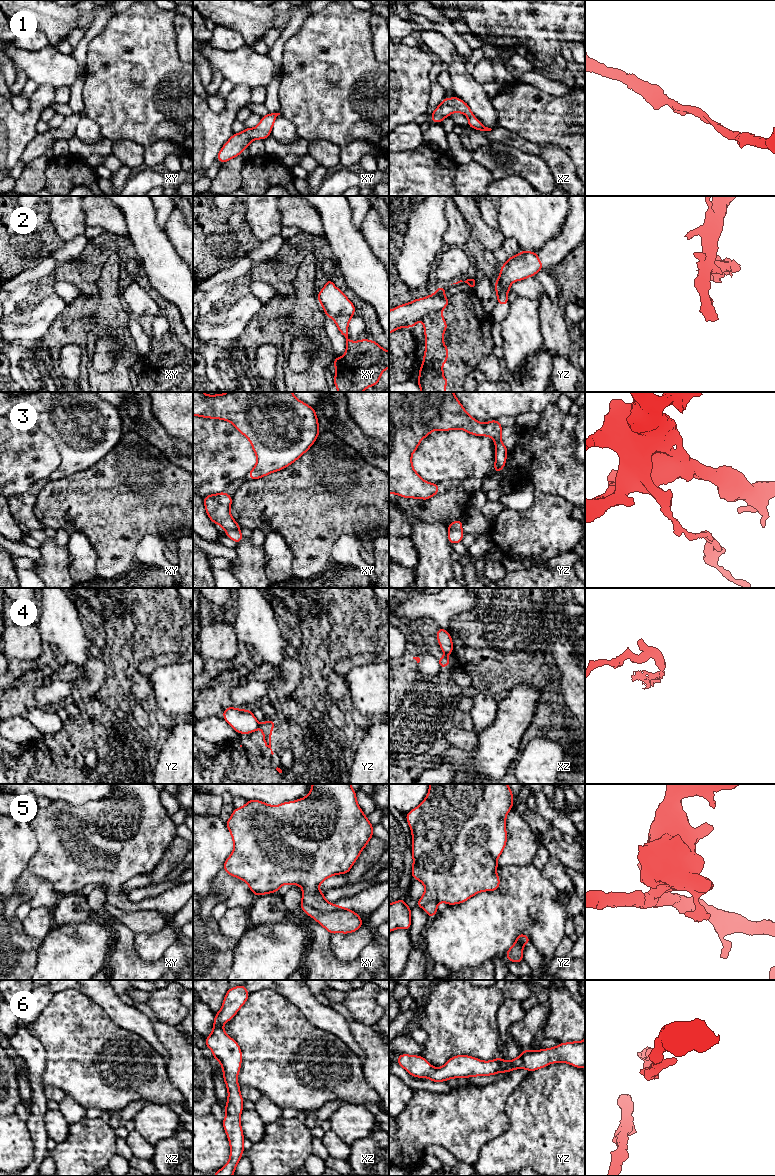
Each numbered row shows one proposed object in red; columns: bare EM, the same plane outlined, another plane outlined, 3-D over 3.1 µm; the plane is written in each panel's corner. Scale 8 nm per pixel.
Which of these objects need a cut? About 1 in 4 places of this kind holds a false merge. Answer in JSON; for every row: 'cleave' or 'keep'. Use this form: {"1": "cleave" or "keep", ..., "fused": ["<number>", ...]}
{"1": "keep", "2": "cleave", "3": "cleave", "4": "cleave", "5": "cleave", "6": "keep", "fused": ["2", "3", "4", "5"]}

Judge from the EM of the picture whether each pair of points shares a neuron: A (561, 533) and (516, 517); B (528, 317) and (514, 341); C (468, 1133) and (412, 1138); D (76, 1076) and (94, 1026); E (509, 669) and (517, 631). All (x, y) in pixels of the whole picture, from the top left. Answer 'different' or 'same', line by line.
A: same
B: same
C: same
D: same
E: same

